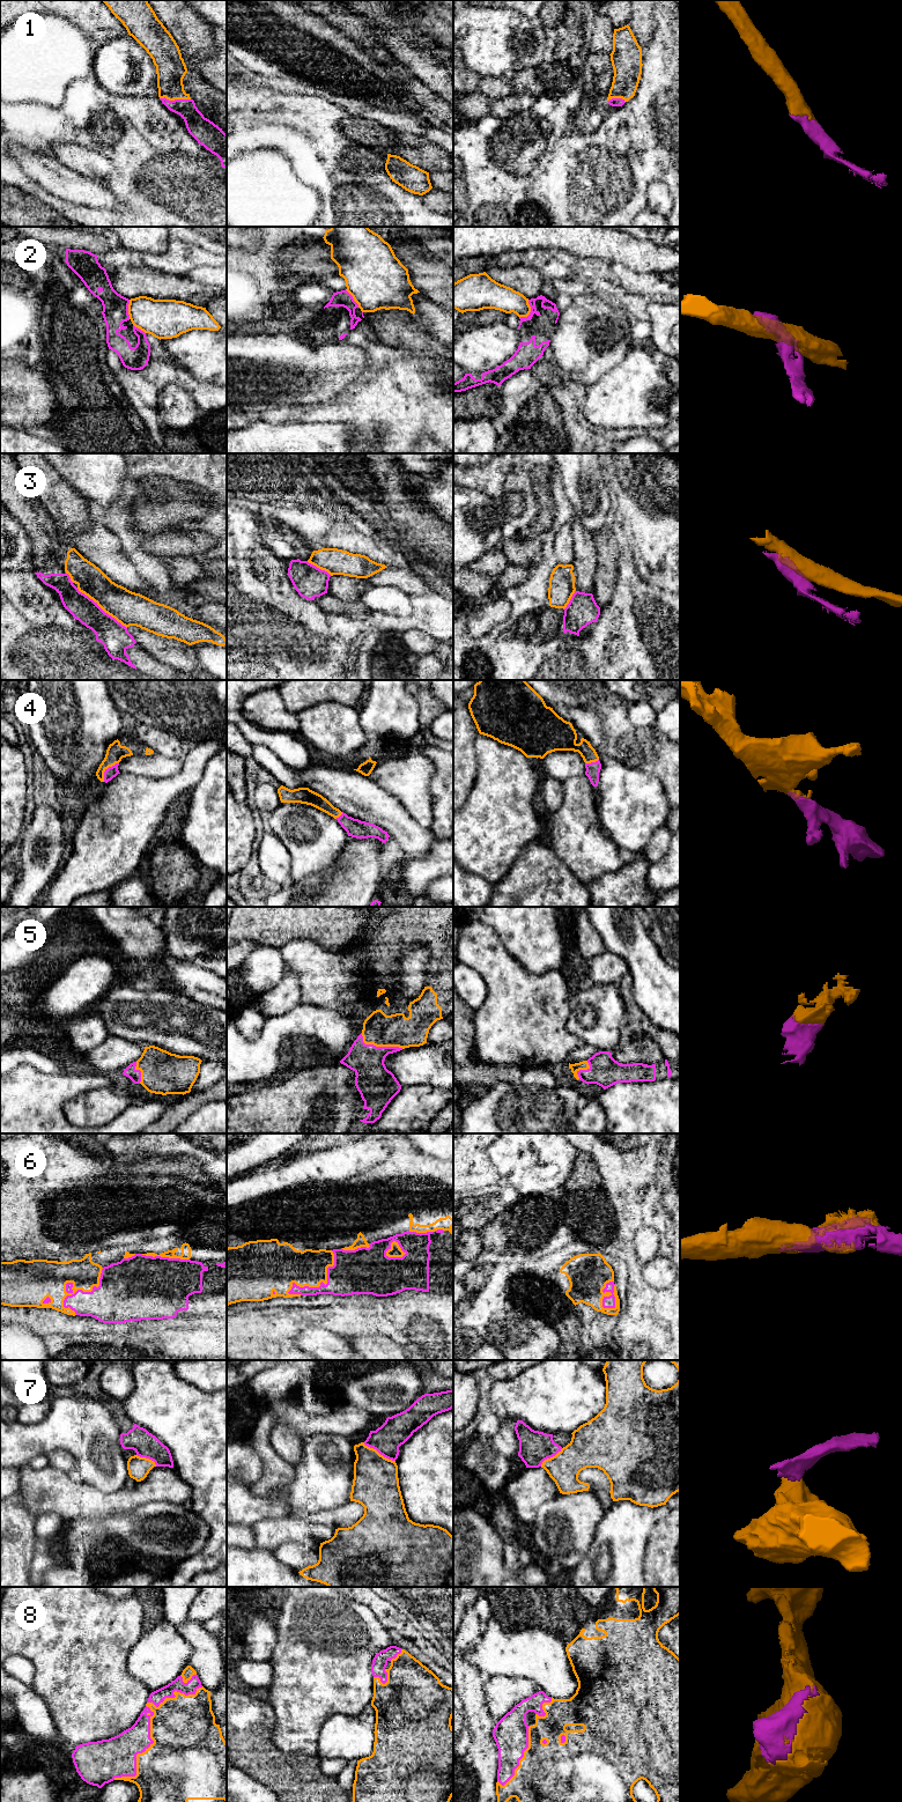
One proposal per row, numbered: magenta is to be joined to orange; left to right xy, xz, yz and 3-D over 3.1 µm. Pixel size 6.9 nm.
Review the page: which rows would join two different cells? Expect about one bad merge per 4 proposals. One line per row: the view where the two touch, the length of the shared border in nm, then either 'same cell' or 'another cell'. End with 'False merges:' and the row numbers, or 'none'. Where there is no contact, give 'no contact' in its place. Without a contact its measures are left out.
1: meets orange in xy; contact 220 nm long; same cell
2: meets orange in yz; contact 150 nm long; another cell
3: meets orange in xy; contact 460 nm long; another cell
4: meets orange in xy; contact 170 nm long; same cell
5: meets orange in xz; contact 320 nm long; same cell
6: meets orange in xy; contact 400 nm long; same cell
7: meets orange in xz; contact 260 nm long; another cell
8: meets orange in xy; contact 550 nm long; same cell
False merges: 2, 3, 7

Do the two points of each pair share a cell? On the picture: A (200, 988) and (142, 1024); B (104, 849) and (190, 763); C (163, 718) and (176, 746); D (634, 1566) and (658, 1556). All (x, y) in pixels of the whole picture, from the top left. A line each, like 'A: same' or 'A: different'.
A: different
B: same
C: different
D: different

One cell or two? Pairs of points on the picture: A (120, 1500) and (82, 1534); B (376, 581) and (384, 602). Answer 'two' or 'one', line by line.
A: two
B: two

